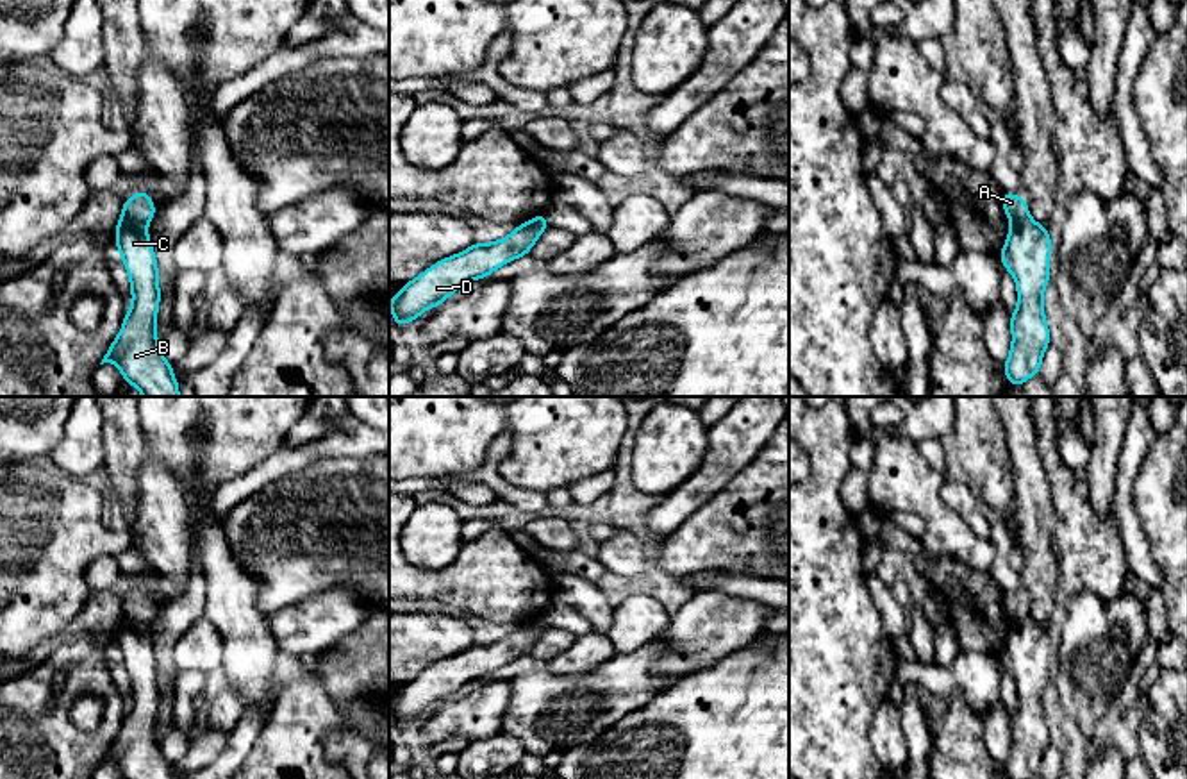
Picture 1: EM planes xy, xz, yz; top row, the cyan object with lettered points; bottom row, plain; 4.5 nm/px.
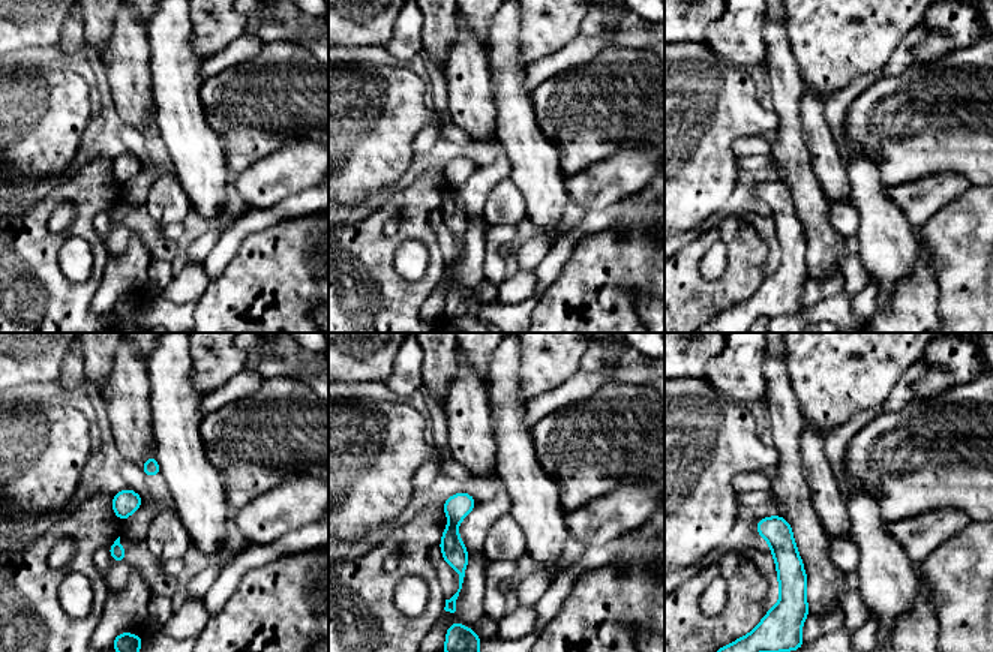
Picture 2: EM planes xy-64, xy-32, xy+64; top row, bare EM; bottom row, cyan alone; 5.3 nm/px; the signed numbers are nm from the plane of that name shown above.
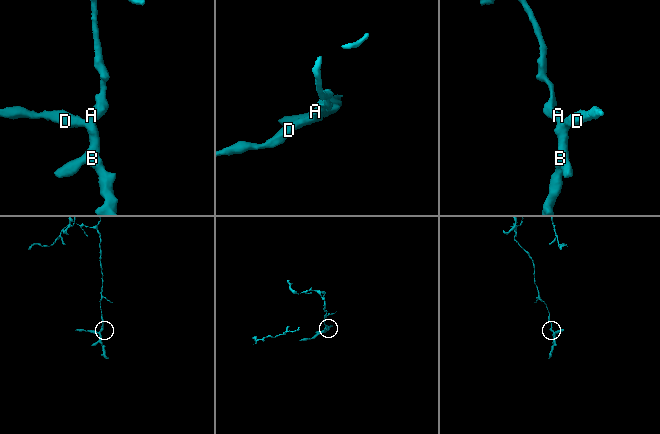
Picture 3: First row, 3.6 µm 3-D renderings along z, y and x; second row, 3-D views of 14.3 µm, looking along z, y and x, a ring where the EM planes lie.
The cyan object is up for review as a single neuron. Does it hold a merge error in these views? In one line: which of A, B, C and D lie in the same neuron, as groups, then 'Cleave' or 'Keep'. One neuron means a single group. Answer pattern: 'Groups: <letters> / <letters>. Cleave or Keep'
Groups: A / B C D. Cleave

